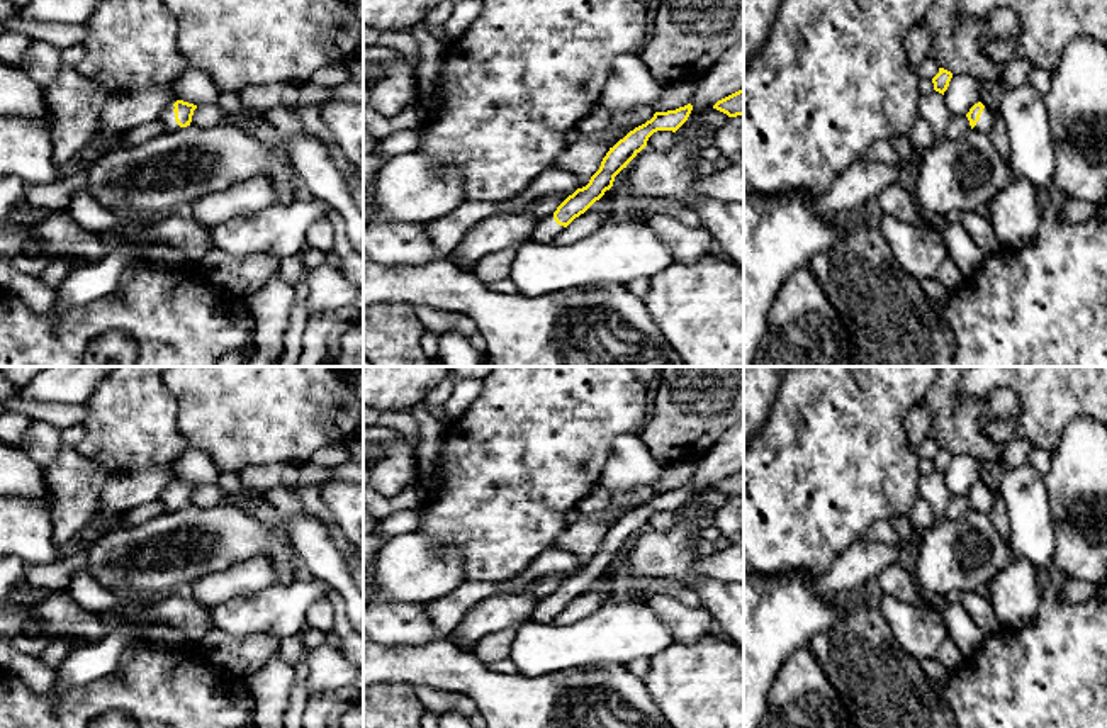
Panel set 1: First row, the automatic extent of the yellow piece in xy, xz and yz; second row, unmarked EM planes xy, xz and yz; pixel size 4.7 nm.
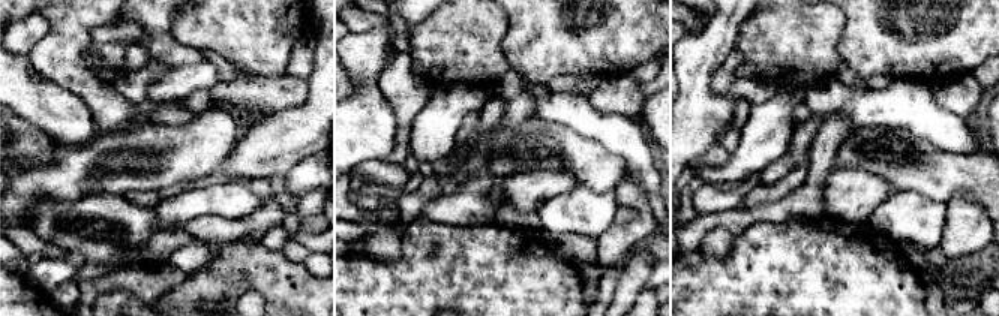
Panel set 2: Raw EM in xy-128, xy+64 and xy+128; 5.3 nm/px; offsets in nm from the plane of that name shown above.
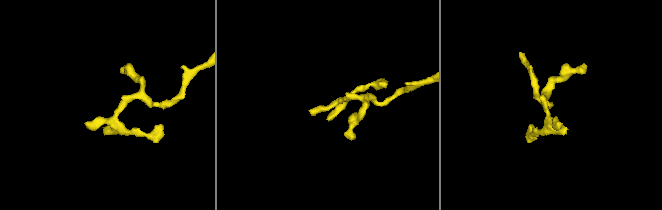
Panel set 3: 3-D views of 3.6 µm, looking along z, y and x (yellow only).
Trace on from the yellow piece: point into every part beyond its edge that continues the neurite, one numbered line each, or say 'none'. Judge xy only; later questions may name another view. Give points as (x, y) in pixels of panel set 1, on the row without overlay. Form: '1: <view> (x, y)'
1: xy (167, 496)

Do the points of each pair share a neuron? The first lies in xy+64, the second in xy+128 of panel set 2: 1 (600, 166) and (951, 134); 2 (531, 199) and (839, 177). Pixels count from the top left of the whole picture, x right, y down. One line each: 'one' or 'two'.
1: two
2: one

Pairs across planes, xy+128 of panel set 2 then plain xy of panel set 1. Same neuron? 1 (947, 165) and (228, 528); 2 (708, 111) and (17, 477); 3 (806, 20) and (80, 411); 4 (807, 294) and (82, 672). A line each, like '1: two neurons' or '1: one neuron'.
1: one neuron
2: two neurons
3: two neurons
4: two neurons

